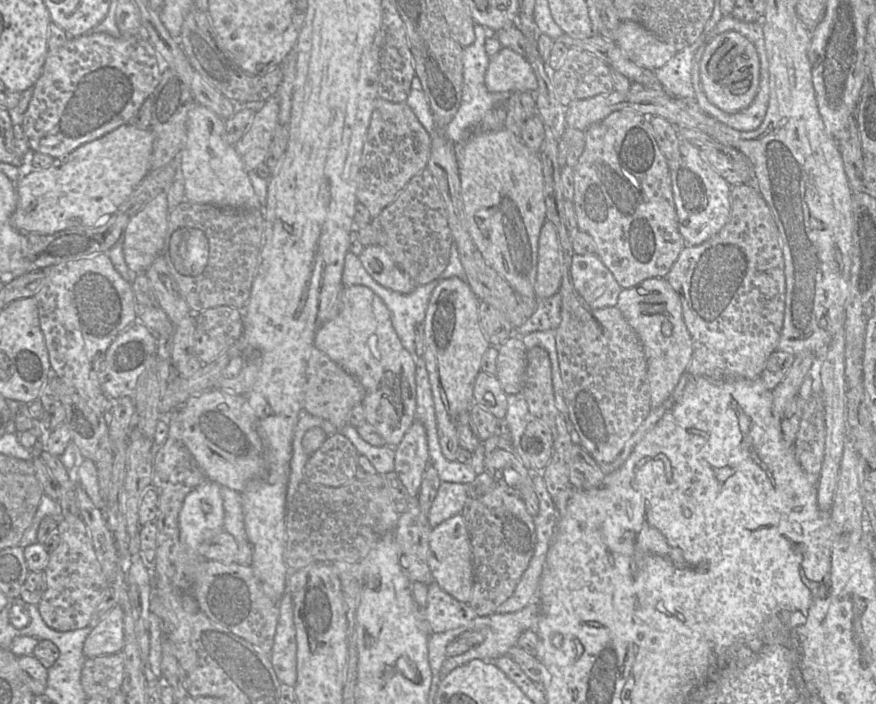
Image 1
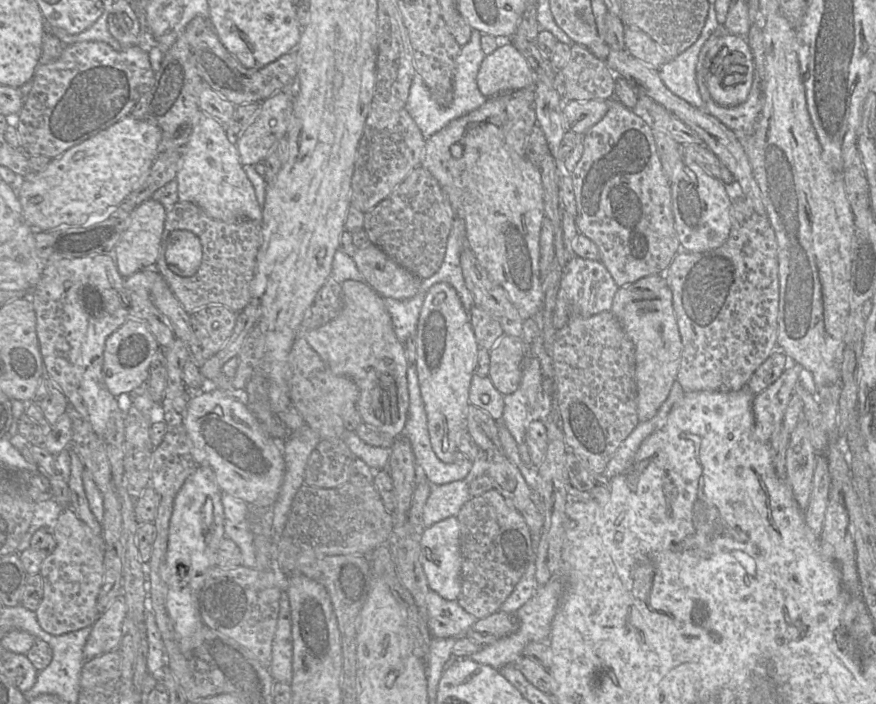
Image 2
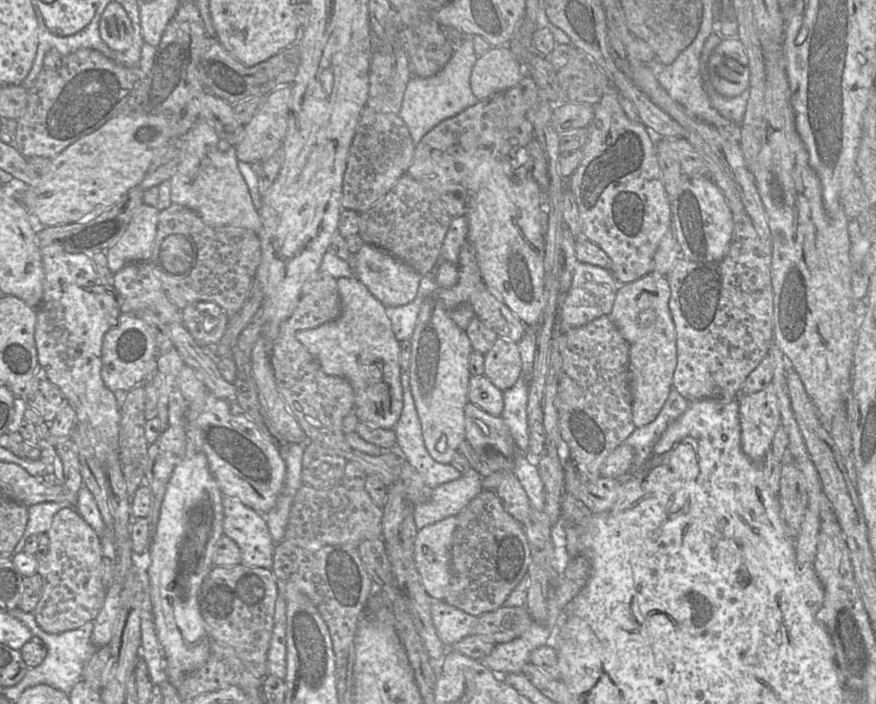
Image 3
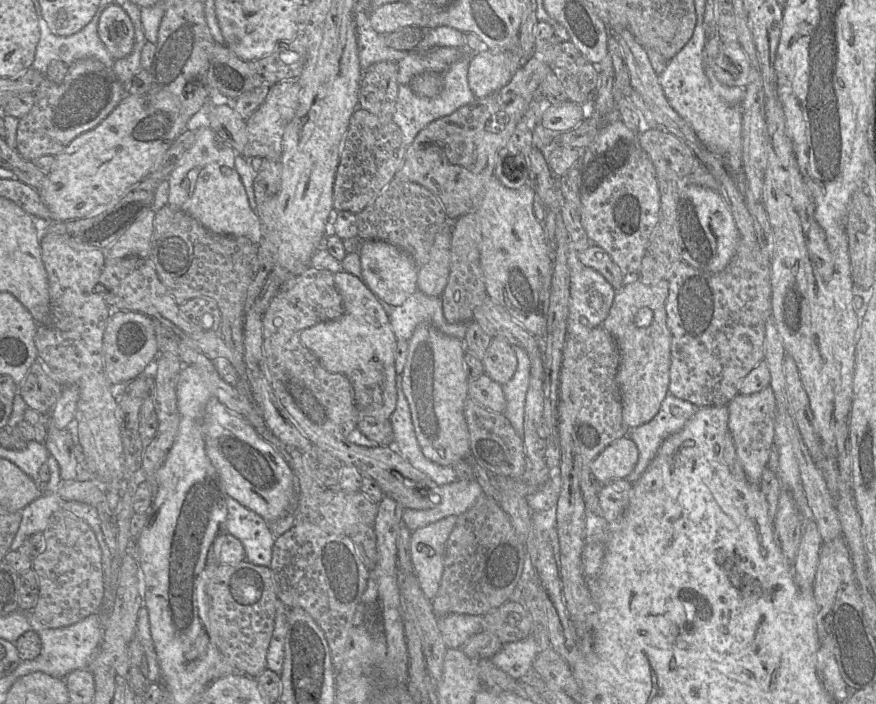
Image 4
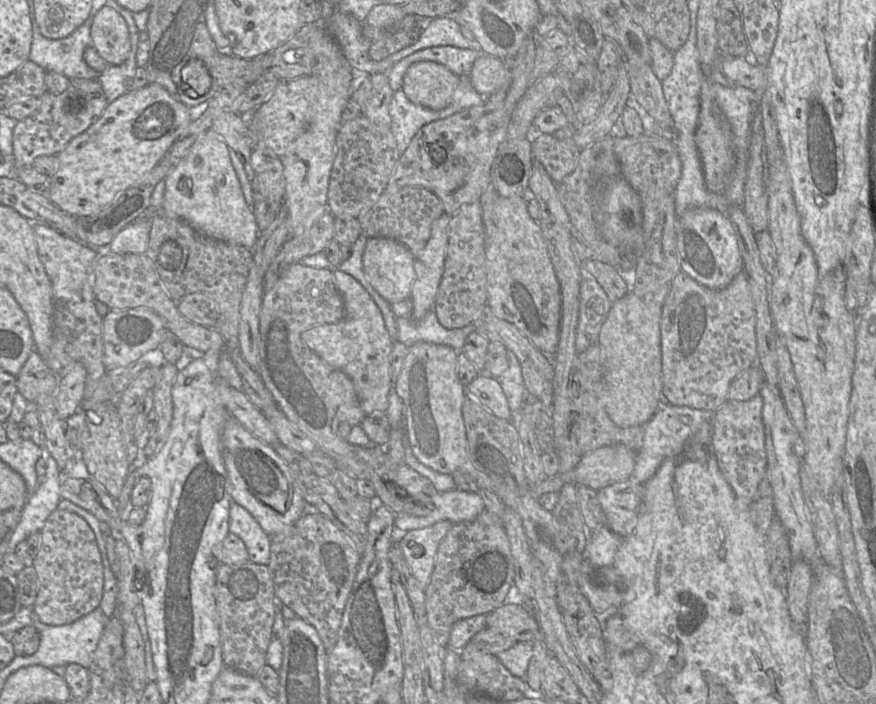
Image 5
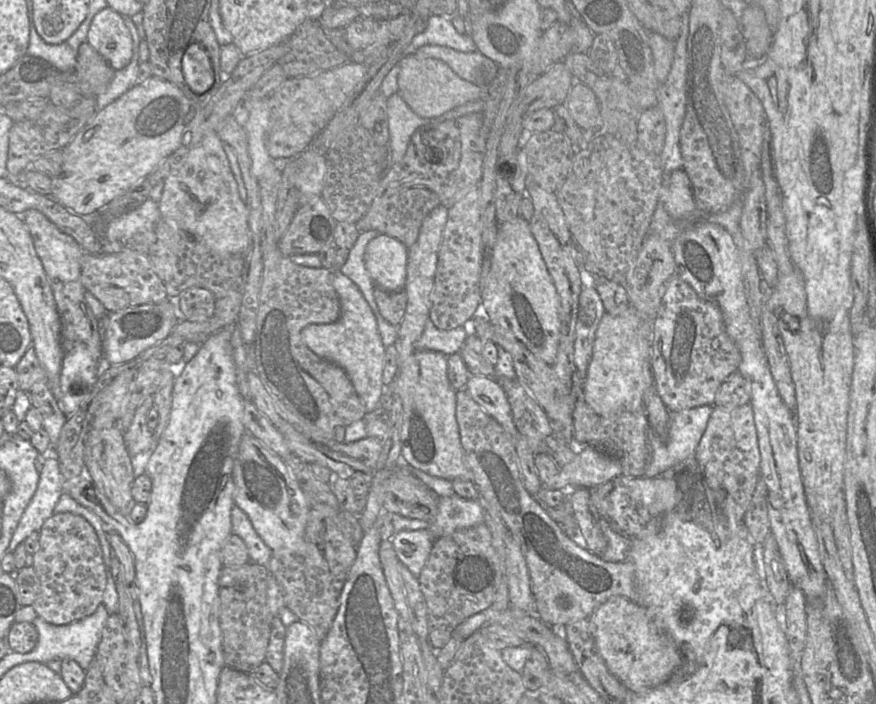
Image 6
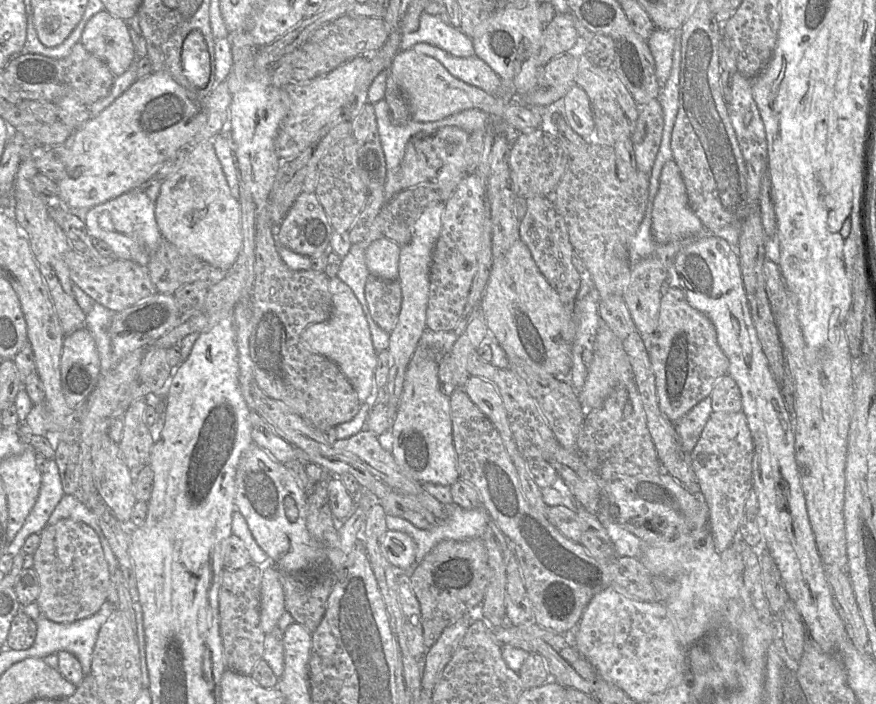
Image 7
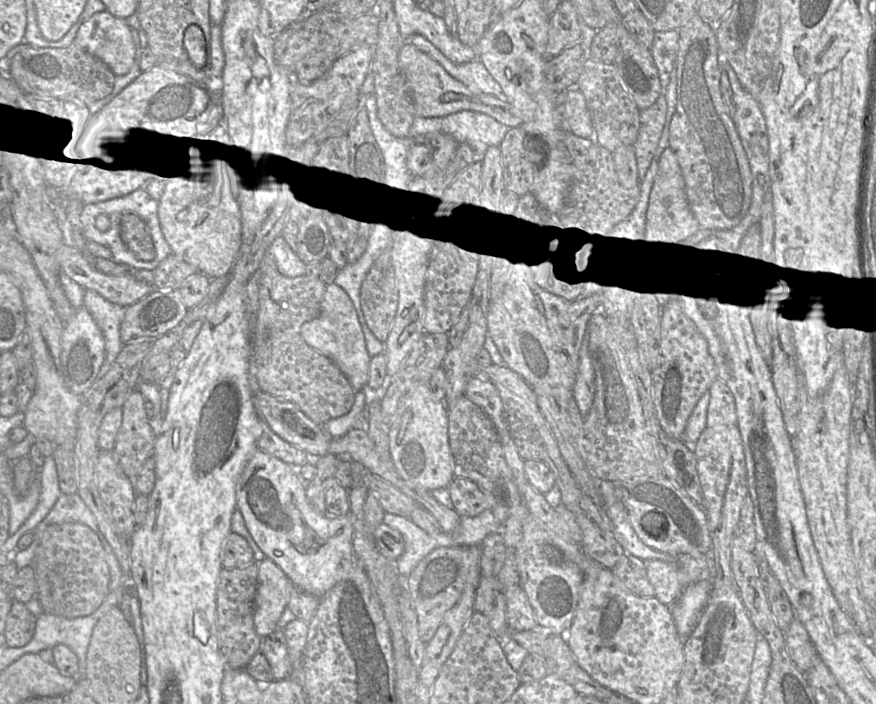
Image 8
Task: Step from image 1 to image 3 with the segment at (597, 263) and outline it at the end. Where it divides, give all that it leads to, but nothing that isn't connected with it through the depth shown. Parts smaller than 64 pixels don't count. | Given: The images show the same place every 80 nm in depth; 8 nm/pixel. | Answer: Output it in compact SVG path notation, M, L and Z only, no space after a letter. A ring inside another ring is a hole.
M577 261L568 292L562 296L558 308L557 321L561 332L585 325L596 318L609 315L619 288L613 274L602 267Z

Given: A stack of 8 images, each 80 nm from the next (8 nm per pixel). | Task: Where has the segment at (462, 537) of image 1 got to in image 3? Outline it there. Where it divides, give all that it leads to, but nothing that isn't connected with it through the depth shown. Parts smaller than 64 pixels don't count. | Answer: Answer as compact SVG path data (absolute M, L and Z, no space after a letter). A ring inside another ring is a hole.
M449 516L418 530L413 557L429 597L445 600L450 584L451 545L457 517Z

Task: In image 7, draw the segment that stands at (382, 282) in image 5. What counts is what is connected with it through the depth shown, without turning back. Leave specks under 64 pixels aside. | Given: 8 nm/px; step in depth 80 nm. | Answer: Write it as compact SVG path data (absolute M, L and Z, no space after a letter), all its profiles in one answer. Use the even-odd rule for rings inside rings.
M381 237L373 241L365 253L365 261L370 274L384 280L397 280L401 246Z

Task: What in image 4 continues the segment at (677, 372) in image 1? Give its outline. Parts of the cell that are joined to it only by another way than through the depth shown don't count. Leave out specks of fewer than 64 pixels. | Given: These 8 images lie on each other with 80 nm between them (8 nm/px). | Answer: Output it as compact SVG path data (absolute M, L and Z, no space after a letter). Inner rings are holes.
M638 280L616 291L609 314L602 326L615 339L620 353L616 382L621 393L622 416L629 428L654 418L668 393L671 365L671 333L667 326L668 280L645 285Z

